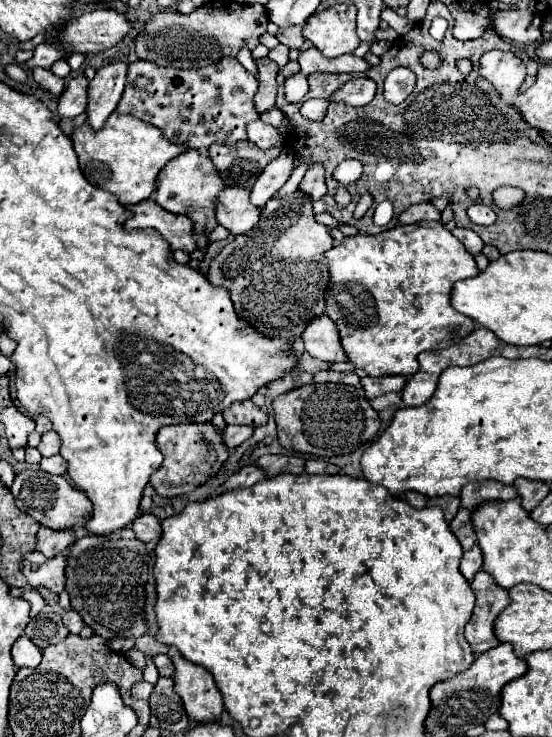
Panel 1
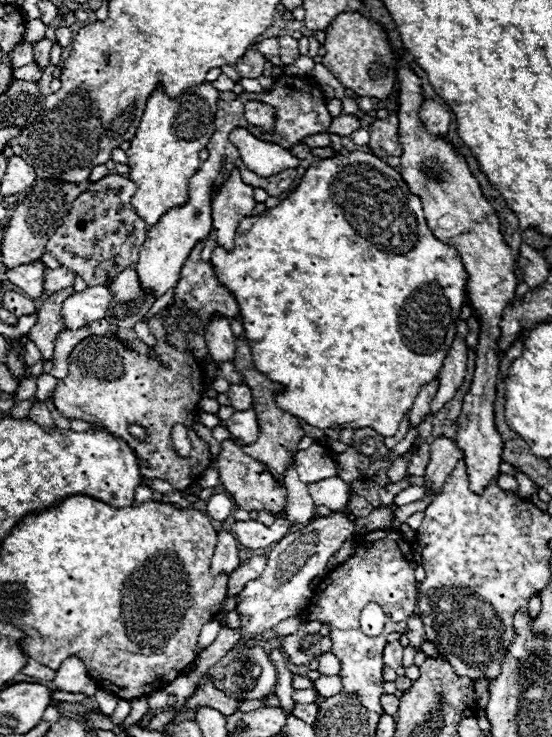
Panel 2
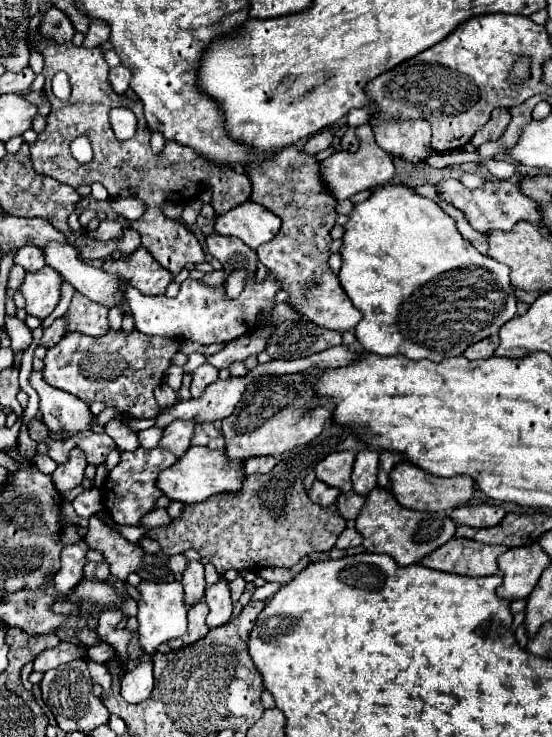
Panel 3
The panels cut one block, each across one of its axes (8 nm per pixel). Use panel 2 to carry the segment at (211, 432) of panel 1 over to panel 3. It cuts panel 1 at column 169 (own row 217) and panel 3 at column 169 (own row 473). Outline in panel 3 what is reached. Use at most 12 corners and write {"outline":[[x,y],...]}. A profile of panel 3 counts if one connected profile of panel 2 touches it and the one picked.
{"outline":[[190,446],[160,472],[170,500],[204,502],[242,486],[242,462]]}

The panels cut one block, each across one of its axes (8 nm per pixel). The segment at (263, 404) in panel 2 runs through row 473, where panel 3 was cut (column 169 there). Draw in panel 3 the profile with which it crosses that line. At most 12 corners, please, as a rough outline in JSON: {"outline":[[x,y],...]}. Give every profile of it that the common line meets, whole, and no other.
{"outline":[[146,248],[106,260],[142,294],[164,294],[174,280]]}

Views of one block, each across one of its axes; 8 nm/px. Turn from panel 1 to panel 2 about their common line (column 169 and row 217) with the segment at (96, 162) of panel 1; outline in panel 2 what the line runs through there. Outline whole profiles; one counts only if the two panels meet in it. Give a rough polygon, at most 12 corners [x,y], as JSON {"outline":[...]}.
{"outline":[[208,82],[156,90],[130,140],[132,208],[184,206],[214,132]]}

